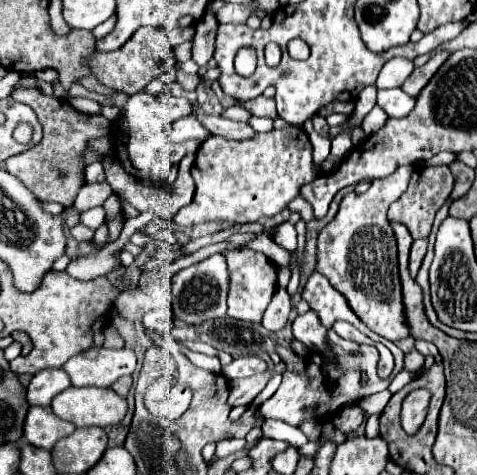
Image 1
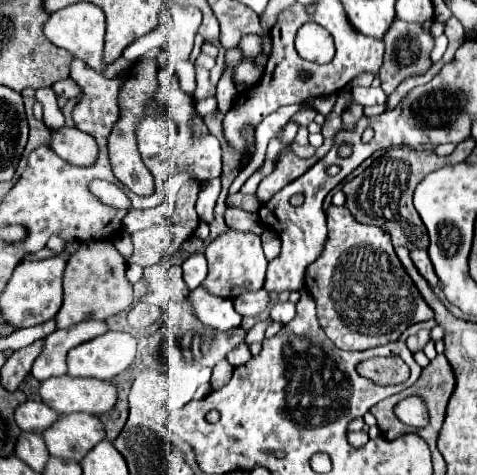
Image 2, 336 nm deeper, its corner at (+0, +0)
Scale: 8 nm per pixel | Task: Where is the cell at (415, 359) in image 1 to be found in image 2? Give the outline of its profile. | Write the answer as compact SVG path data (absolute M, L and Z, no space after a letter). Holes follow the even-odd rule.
M419 330L417 334L413 334L413 336L407 338L407 346L409 346L409 350L413 354L419 352L419 350L423 350L427 342L429 342L429 330Z

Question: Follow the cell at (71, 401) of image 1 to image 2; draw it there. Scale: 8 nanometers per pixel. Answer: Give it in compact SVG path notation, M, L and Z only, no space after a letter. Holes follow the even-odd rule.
M67 374L41 382L39 394L43 402L57 410L61 416L73 412L101 416L117 402L117 390L111 382L97 378L71 378Z

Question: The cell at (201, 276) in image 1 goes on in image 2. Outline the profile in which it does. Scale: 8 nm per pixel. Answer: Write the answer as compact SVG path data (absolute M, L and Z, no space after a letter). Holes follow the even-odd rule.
M227 230L205 248L205 258L209 264L209 272L207 278L201 282L201 288L205 288L209 294L233 300L245 292L257 292L259 288L263 288L267 258L263 254L261 238L257 234Z

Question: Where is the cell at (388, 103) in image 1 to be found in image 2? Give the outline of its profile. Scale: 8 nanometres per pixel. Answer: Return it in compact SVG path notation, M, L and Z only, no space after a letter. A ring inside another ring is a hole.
M355 86L355 88L351 88L351 94L353 94L355 102L361 106L375 106L375 104L387 102L387 94L381 88L373 88L373 86L369 86L369 88Z

